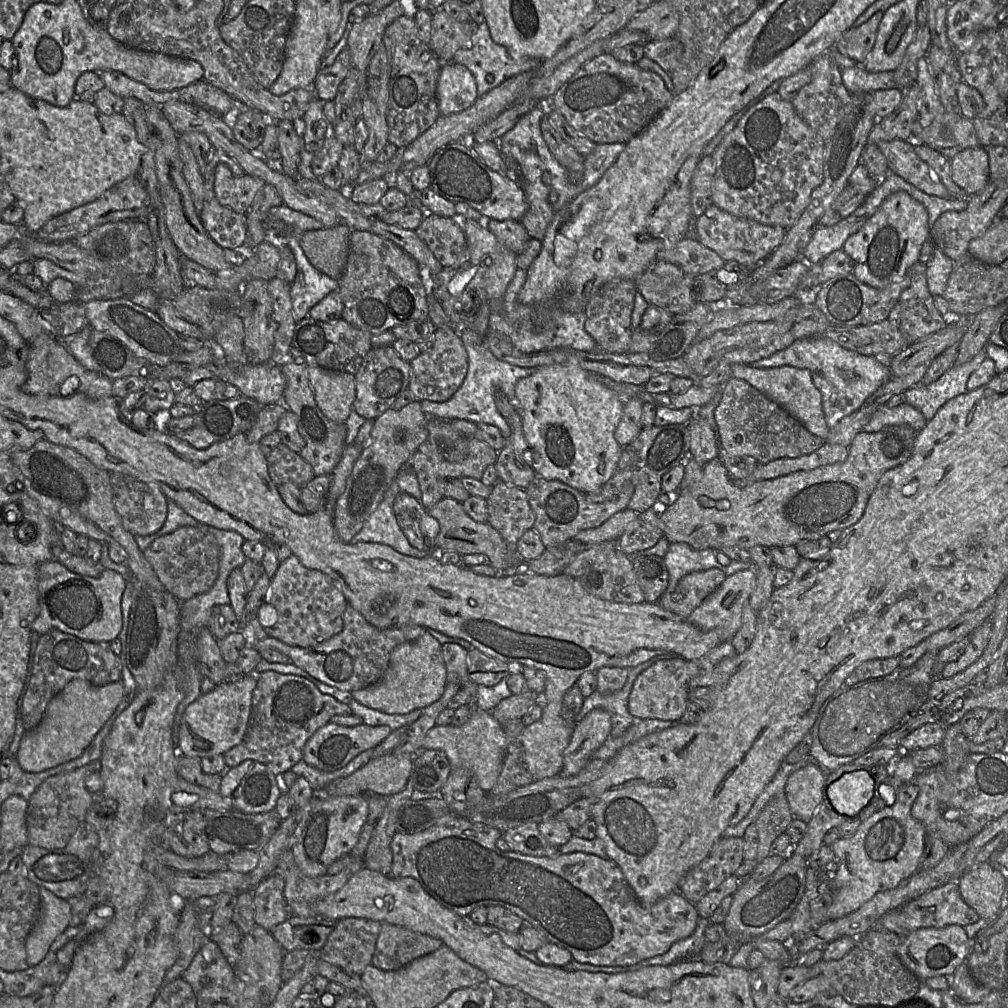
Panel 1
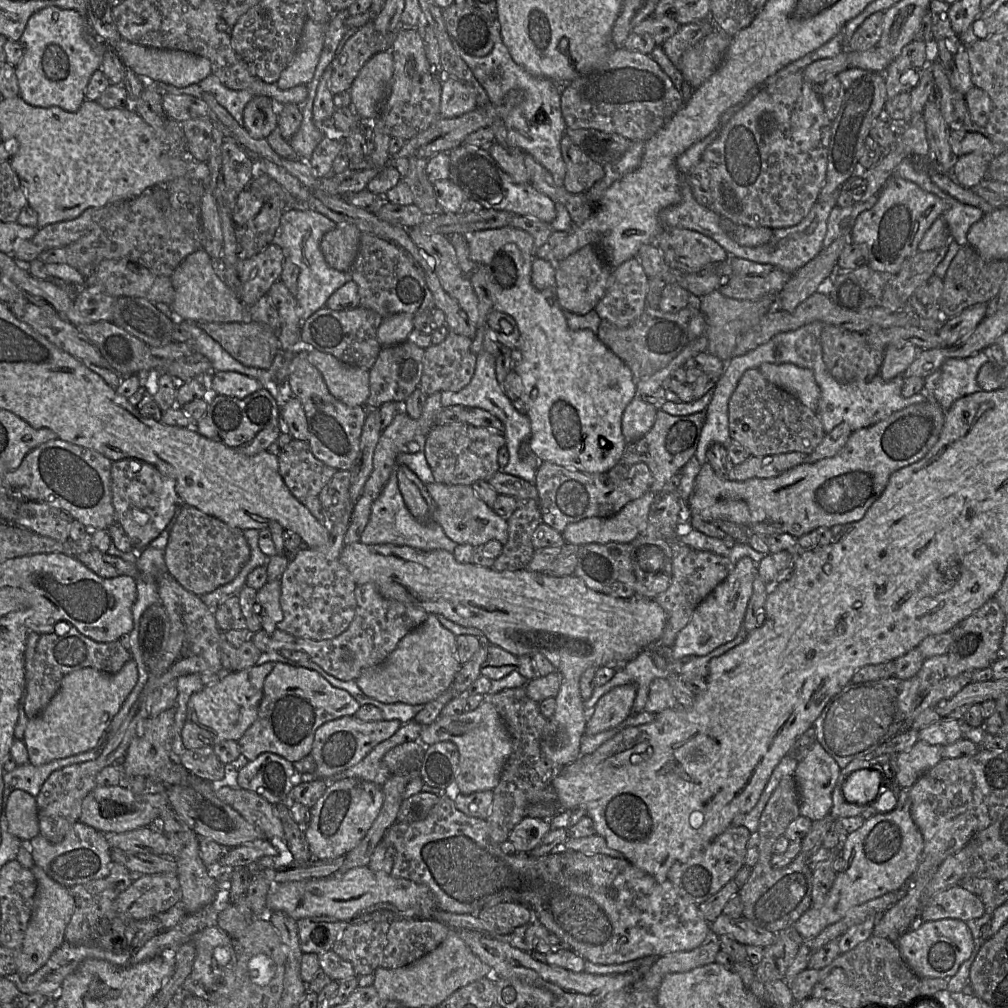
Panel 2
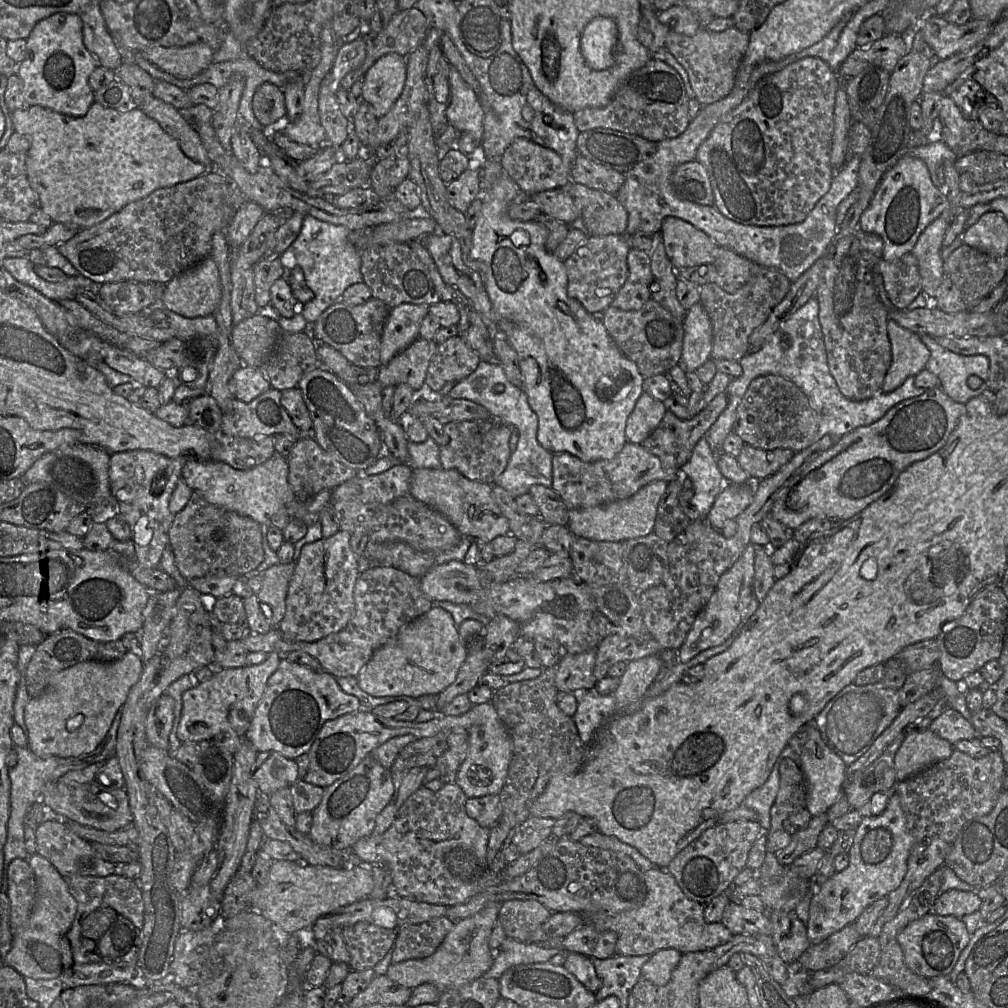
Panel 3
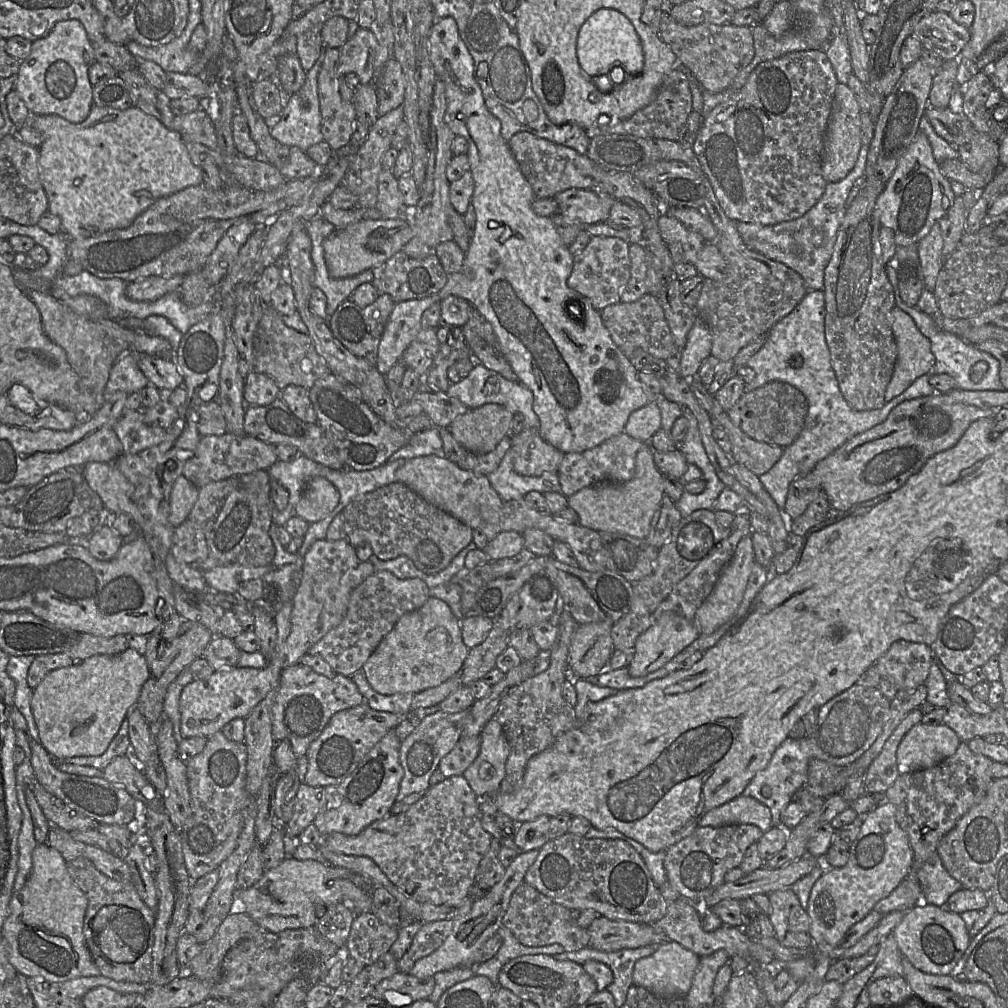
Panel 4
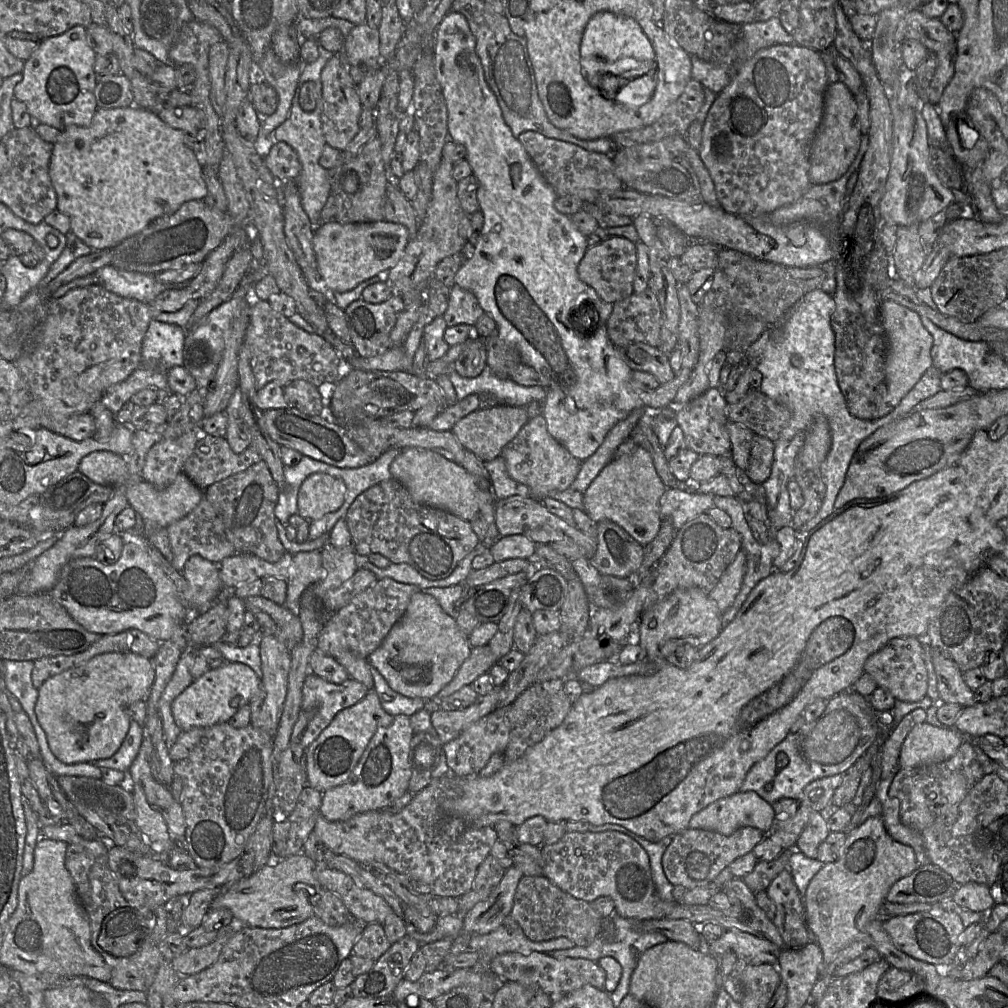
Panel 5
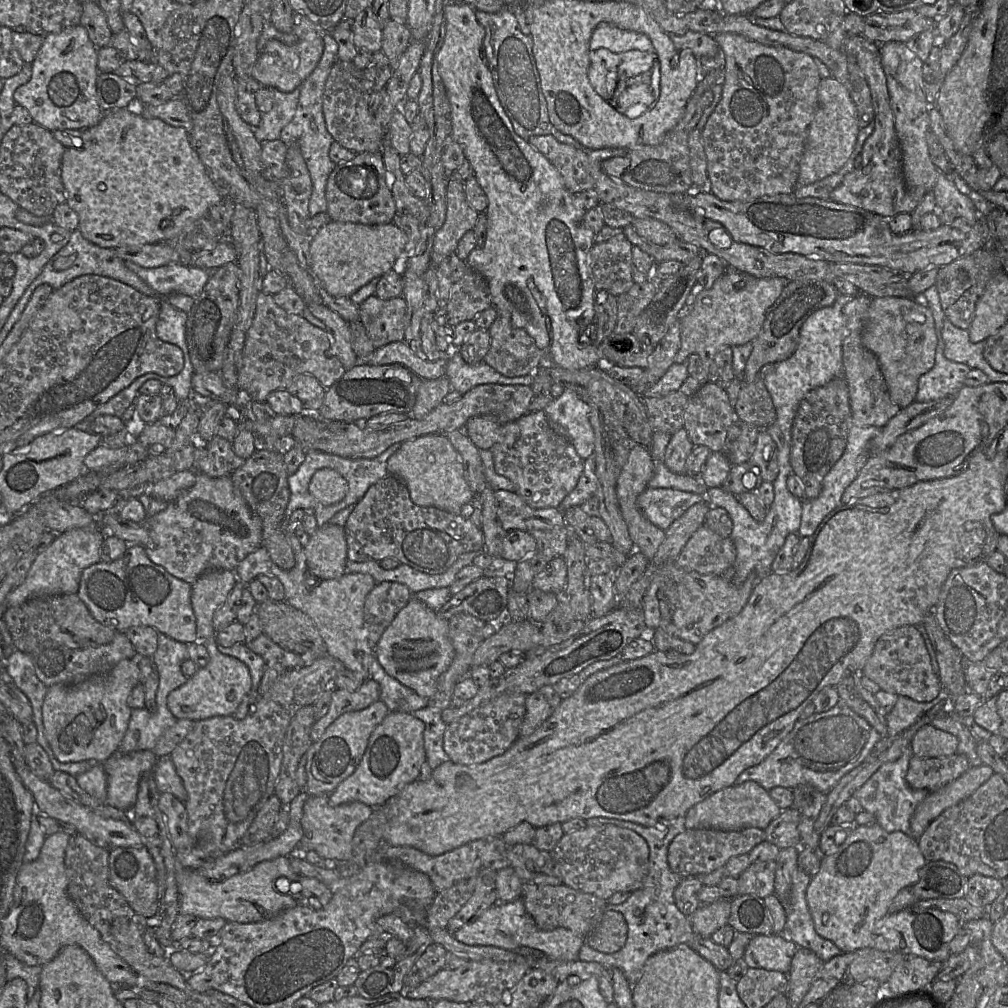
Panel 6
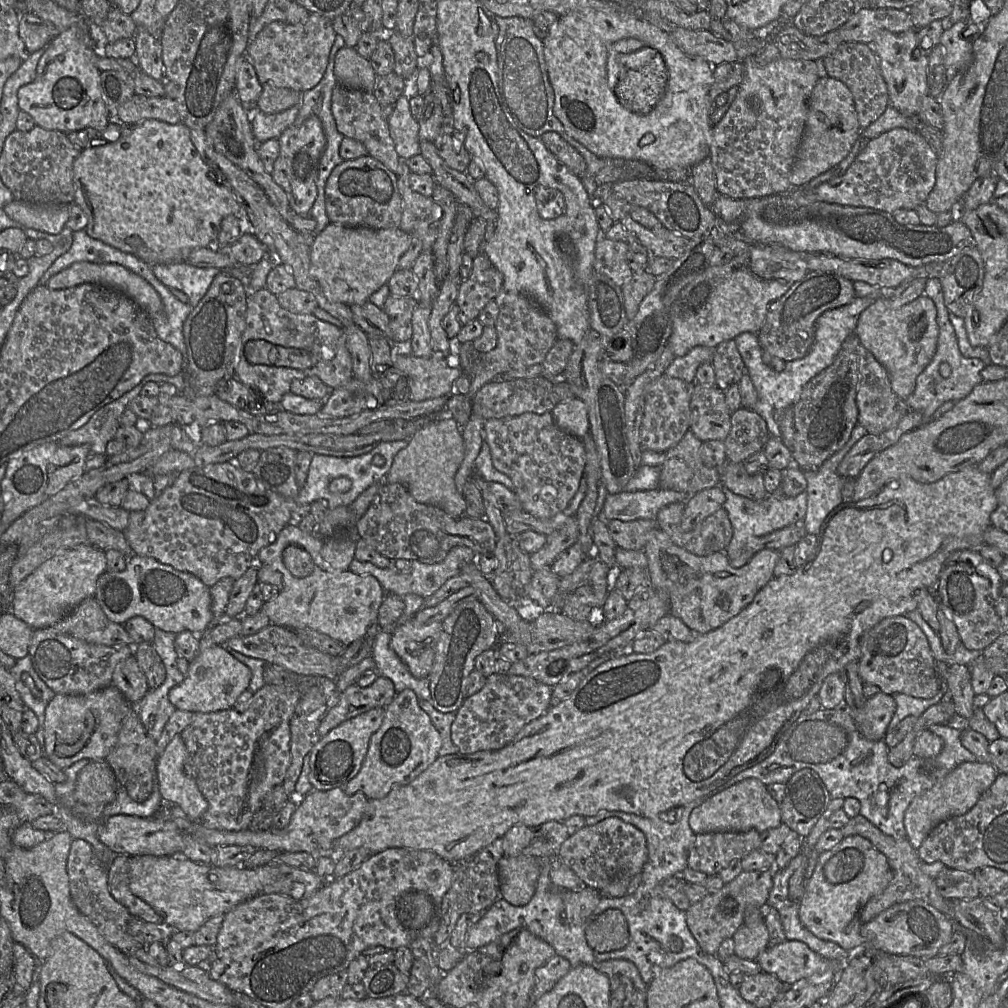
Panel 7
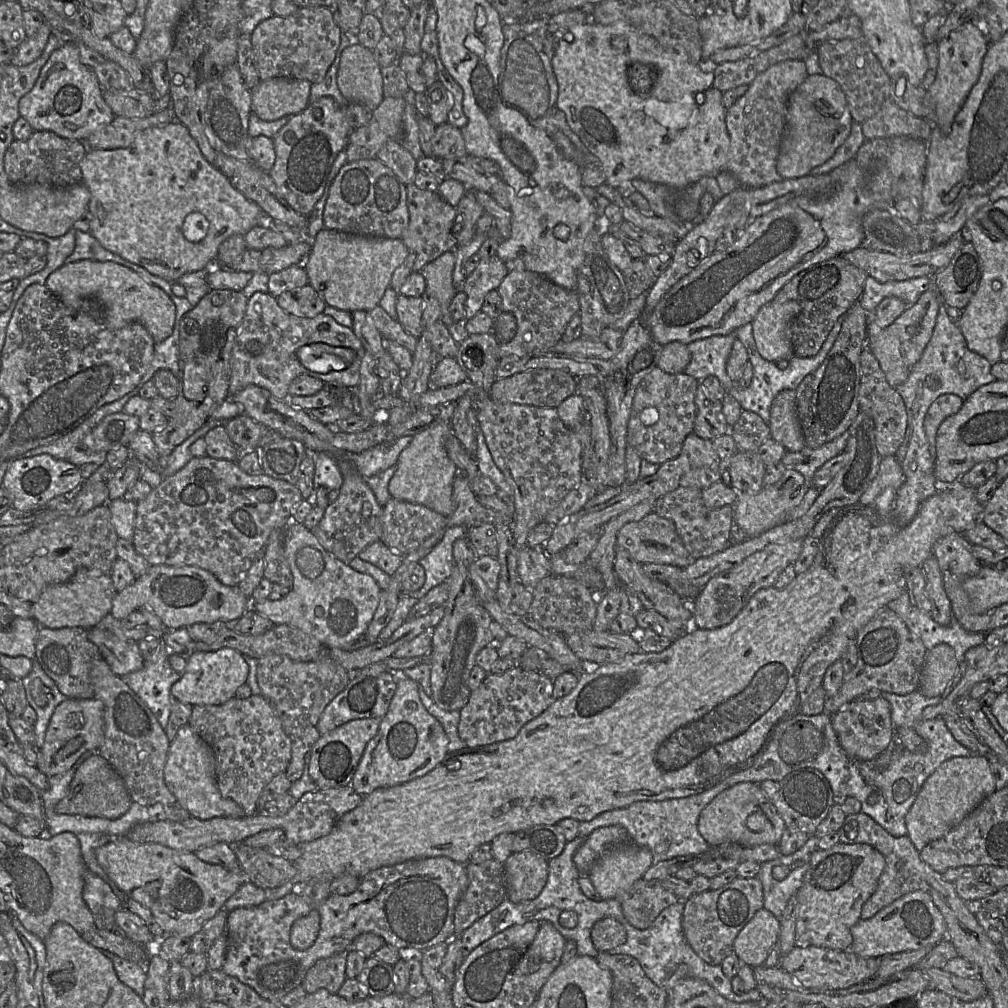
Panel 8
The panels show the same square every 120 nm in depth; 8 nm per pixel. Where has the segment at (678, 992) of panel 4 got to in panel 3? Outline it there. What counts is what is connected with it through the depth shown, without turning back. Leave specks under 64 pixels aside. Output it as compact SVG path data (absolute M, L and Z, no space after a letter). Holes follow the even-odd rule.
M672 948L656 951L642 966L641 978L650 981L656 986L667 984L681 957L682 954Z

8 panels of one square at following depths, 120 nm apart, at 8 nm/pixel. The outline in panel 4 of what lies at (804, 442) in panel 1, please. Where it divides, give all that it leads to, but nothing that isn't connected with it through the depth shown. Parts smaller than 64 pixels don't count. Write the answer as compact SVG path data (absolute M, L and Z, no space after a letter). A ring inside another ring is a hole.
M772 381L749 393L744 393L733 408L728 411L732 422L750 438L778 445L791 445L805 425L808 401L796 387L779 381Z

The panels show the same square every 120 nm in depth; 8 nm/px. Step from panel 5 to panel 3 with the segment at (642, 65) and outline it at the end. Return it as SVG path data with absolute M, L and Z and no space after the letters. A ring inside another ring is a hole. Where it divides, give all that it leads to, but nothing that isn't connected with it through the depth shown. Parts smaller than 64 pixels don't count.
M598 16L584 28L580 49L587 65L593 70L606 70L614 64L614 52L618 42L618 29L609 17Z

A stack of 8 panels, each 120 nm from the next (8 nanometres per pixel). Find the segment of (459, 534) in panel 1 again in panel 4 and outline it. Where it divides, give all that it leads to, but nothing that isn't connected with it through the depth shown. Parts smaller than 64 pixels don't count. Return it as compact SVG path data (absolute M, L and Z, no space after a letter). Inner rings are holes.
M422 456L406 460L395 473L396 481L406 485L425 501L447 512L472 530L481 530L492 541L500 532L504 501L492 488L488 476L460 468L445 457Z

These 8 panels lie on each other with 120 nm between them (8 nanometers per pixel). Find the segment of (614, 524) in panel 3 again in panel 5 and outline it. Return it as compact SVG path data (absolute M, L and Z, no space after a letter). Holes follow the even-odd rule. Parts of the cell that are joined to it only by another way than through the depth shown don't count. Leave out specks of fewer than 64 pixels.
M637 445L632 453L606 465L583 493L583 510L595 522L609 520L645 546L659 533L662 524L660 498L668 488L656 471L651 454Z

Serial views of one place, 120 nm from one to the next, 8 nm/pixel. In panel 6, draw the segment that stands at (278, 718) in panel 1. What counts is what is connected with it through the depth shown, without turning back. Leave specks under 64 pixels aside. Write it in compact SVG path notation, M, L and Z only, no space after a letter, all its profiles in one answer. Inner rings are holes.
M371 678L365 680L355 691L334 688L327 713L312 726L312 742L318 741L327 727L342 714L363 710L379 699L380 686Z

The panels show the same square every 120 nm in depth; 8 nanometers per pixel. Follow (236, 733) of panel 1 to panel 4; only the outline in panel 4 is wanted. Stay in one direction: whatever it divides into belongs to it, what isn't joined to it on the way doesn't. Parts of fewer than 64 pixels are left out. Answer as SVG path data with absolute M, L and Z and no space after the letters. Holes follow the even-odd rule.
M293 600L283 602L275 613L274 623L277 628L275 653L264 668L230 667L214 670L208 678L195 679L183 688L179 700L180 731L183 738L194 736L209 738L231 720L246 718L271 689L277 688L278 691L280 675L286 666L287 638L291 630L292 608Z

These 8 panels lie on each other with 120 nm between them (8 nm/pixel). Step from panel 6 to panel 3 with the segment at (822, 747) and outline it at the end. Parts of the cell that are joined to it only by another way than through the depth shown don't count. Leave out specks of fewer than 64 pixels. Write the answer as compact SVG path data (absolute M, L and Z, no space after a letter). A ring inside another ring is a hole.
M882 681L867 685L851 683L825 705L813 723L825 745L848 767L872 746L901 709L899 690L887 687ZM787 745L774 763L764 784L749 793L742 802L742 805L756 812L757 822L760 824L762 832L767 832L770 827L770 809L779 790L779 766L784 758L790 758L796 763L800 762L800 755L797 755Z

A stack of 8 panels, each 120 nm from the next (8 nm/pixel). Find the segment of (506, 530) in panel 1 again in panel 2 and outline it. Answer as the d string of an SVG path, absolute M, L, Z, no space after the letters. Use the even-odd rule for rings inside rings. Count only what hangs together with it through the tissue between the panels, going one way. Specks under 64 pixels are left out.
M518 500L516 510L507 519L507 542L491 569L497 572L525 569L534 553L532 534L541 520L538 501Z

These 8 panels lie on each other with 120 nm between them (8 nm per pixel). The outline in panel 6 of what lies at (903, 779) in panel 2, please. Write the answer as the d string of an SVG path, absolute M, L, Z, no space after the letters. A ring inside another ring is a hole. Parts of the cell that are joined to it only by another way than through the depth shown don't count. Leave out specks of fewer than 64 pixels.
M925 725L914 734L909 747L913 756L919 758L946 757L956 753L958 739L950 733Z

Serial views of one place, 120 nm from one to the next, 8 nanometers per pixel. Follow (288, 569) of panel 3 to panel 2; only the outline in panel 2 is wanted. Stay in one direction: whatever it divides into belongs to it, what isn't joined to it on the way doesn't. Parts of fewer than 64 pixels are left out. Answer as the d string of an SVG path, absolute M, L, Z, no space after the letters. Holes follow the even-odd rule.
M280 580L267 581L257 591L256 603L259 605L262 630L268 633L276 629L277 623L283 619L280 605L281 583Z

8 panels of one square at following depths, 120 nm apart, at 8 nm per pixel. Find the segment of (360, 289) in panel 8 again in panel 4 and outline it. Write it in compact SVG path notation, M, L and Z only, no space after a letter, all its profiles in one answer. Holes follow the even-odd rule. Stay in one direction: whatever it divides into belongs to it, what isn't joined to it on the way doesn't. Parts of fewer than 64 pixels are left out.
M408 219L362 220L346 228L336 229L323 242L328 273L336 279L348 278L384 263L413 237L414 229Z

